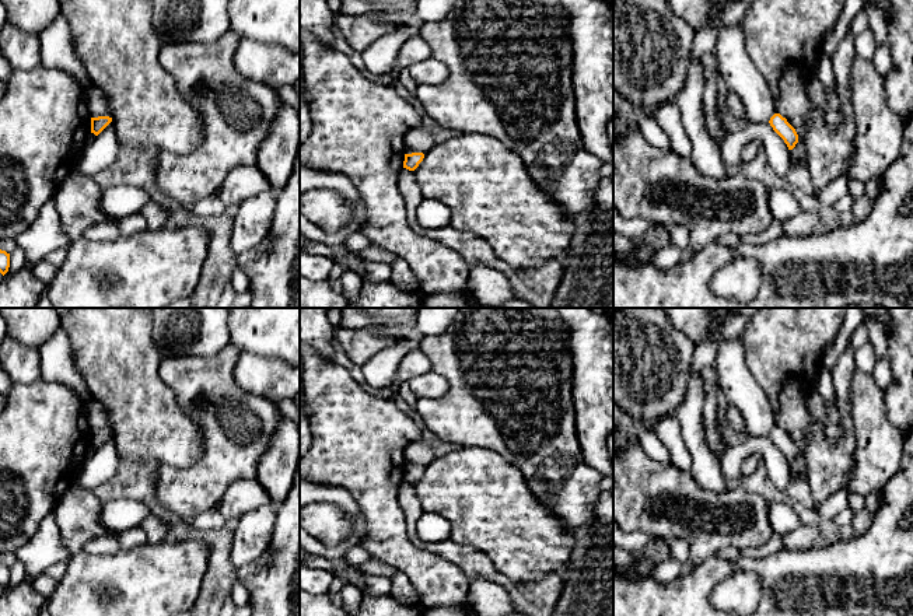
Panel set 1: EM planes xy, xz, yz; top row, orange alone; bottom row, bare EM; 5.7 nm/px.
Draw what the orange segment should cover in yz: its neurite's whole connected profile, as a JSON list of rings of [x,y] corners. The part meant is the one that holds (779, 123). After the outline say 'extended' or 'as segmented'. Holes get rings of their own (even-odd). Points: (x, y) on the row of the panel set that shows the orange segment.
[[[774,113],[770,120],[773,130],[784,140],[788,150],[793,150],[798,143],[798,134],[795,129],[780,113]]]; as segmented

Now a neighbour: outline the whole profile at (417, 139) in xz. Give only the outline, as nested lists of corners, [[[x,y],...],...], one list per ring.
[[[421,126],[407,129],[403,134],[405,154],[426,154],[434,144],[431,132]]]

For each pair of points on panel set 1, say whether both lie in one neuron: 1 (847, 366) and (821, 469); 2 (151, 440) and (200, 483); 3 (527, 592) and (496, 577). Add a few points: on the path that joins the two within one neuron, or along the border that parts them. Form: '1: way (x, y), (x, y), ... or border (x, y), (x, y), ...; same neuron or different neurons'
1: way (843, 391), (847, 424), (846, 444); same neuron
2: border (203, 441), (203, 452), (189, 466), (160, 466); different neurons
3: way (520, 592), (503, 580); same neuron

